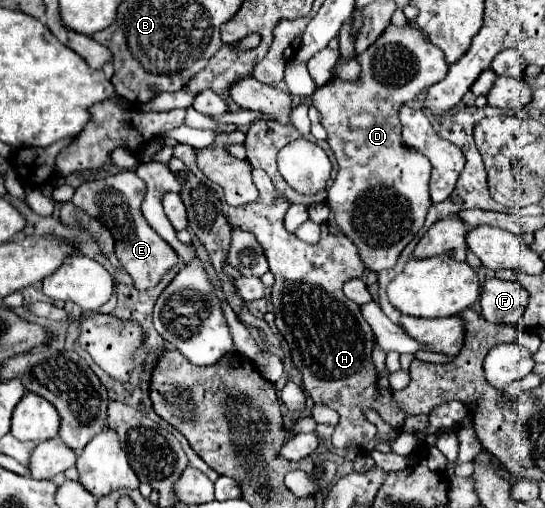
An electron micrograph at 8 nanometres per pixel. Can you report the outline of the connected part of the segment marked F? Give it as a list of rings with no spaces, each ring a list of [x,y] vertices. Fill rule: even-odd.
[[[493,277],[485,281],[479,301],[483,305],[483,317],[491,323],[517,325],[529,305],[529,291],[519,281]]]

